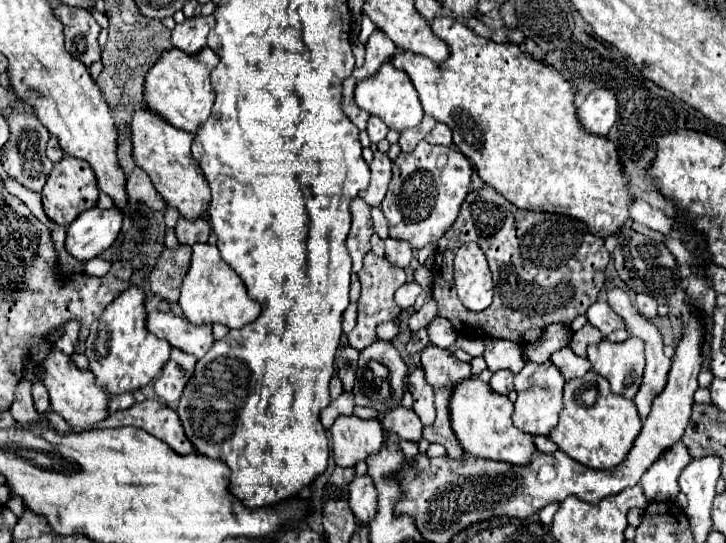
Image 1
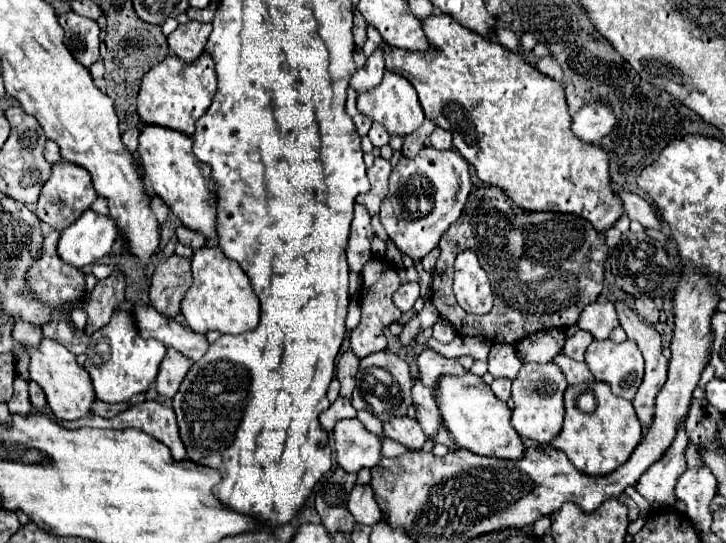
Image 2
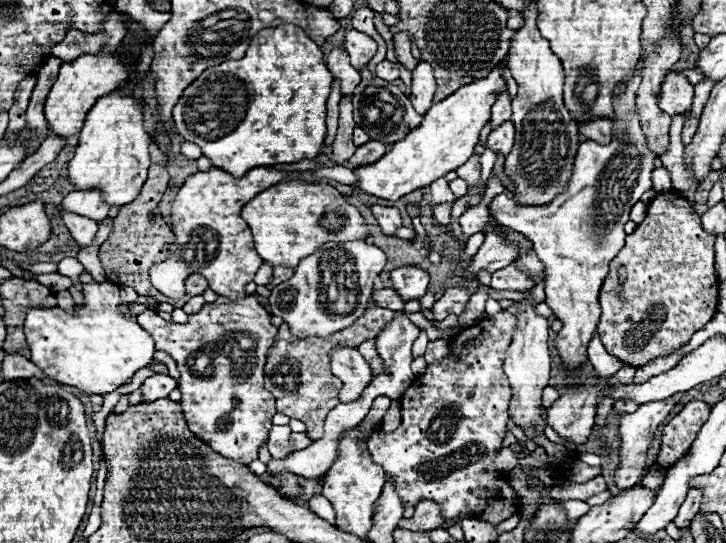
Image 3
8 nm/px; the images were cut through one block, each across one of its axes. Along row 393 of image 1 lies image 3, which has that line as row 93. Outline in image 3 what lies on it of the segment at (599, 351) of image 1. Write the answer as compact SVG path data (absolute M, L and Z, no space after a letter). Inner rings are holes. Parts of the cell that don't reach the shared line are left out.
M644 56L638 60L634 76L624 82L626 88L620 88L624 92L614 92L612 142L580 142L570 182L562 194L542 206L520 206L510 192L502 192L490 202L492 218L524 234L544 262L546 302L556 318L564 322L556 338L556 348L568 370L576 370L586 362L586 348L600 318L598 292L608 274L608 264L624 246L624 224L628 222L632 204L636 204L644 192L652 190L652 172L658 156L646 146L634 102L642 80L642 62Z

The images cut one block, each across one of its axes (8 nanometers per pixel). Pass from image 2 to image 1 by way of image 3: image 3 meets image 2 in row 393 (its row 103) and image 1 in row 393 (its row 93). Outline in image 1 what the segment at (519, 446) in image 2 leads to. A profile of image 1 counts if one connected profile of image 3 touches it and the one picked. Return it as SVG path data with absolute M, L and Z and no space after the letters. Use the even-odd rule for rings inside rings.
M468 378L456 384L452 400L450 400L450 416L452 416L452 430L462 444L462 448L476 458L500 460L516 466L524 466L530 462L532 454L536 452L534 436L528 432L520 432L512 424L512 402L508 396L500 396L492 392L490 384L482 382L480 378Z

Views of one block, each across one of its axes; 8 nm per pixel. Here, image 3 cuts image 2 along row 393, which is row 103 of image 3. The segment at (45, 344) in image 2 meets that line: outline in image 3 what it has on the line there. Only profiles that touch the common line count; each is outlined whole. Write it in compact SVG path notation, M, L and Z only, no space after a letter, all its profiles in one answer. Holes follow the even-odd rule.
M112 52L110 54L84 54L74 62L64 62L60 68L60 74L46 98L46 104L44 104L44 116L46 116L46 122L52 130L52 134L56 134L60 138L78 136L92 104L100 96L120 88L120 84L126 82L128 72L130 72L128 60L120 58Z

